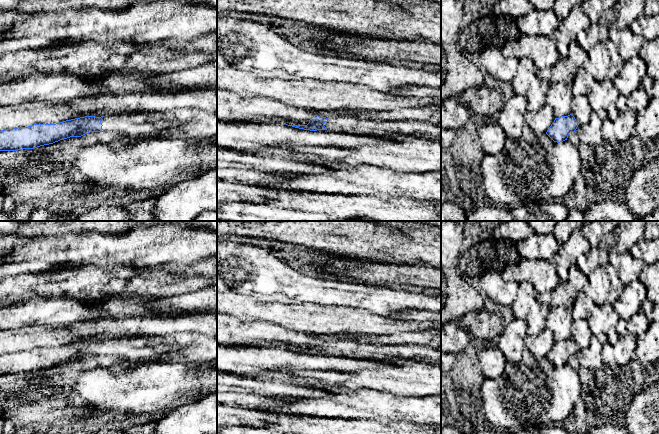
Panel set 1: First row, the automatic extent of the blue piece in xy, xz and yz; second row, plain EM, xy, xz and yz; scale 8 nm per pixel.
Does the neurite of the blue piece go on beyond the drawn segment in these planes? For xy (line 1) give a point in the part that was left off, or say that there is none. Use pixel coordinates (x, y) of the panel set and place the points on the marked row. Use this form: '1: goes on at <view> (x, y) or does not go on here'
1: goes on at xy (184, 124)

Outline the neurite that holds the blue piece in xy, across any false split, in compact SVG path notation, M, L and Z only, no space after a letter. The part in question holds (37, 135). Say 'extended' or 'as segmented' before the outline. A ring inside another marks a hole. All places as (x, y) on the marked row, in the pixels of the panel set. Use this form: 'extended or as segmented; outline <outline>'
extended; outline M197 108L108 116L85 116L56 124L34 124L0 131L0 151L34 149L90 132L114 132L125 140L217 137L217 113Z

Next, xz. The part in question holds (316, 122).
extended; outline M314 115L307 125L288 125L299 129L317 131L329 130L349 134L389 136L391 134L411 135L441 142L441 123L431 121L362 121L346 116L327 119Z

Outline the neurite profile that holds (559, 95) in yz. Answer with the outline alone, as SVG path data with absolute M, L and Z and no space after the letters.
M550 83L545 102L551 106L554 117L559 118L572 114L571 101L573 96L572 84Z

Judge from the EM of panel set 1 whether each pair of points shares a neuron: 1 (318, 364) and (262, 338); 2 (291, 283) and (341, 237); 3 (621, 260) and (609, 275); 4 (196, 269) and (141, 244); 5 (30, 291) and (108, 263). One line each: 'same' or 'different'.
1: different
2: different
3: different
4: different
5: different

